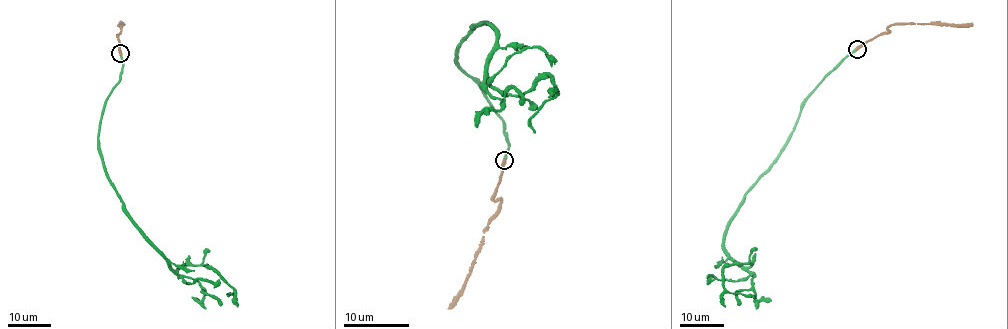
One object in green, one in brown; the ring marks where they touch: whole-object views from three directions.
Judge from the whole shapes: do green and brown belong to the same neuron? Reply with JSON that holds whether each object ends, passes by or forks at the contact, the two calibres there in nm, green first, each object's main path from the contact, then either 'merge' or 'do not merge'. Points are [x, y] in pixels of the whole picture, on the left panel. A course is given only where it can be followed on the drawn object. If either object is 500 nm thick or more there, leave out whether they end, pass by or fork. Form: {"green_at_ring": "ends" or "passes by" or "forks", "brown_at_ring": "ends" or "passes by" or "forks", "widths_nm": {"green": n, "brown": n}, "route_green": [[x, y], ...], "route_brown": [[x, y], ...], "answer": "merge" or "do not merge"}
{"green_at_ring": "ends", "brown_at_ring": "ends", "widths_nm": {"green": 360, "brown": 460}, "route_green": [[120, 53], [119, 81], [98, 137], [122, 208], [172, 268], [214, 268], [234, 290], [228, 295], [236, 295]], "route_brown": [[120, 53], [118, 35], [122, 27], [118, 24], [124, 23], [120, 21]], "answer": "merge"}

